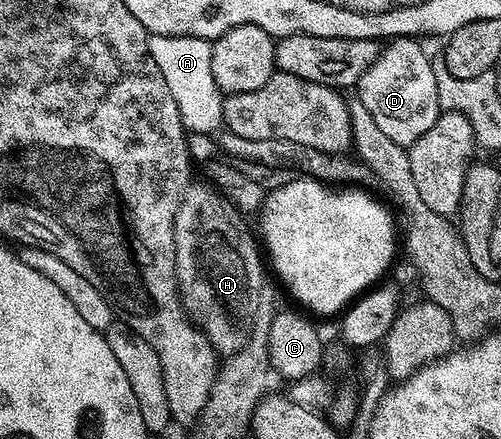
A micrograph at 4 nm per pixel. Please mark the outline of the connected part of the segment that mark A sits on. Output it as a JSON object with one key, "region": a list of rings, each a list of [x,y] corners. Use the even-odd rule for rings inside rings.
{"region":[[[154,35],[150,37],[150,54],[152,59],[156,59],[156,67],[160,67],[160,75],[164,75],[164,83],[168,83],[168,91],[172,91],[172,99],[176,99],[176,107],[182,116],[183,126],[191,134],[210,132],[213,134],[223,124],[224,94],[212,79],[211,42],[205,37]]]}

